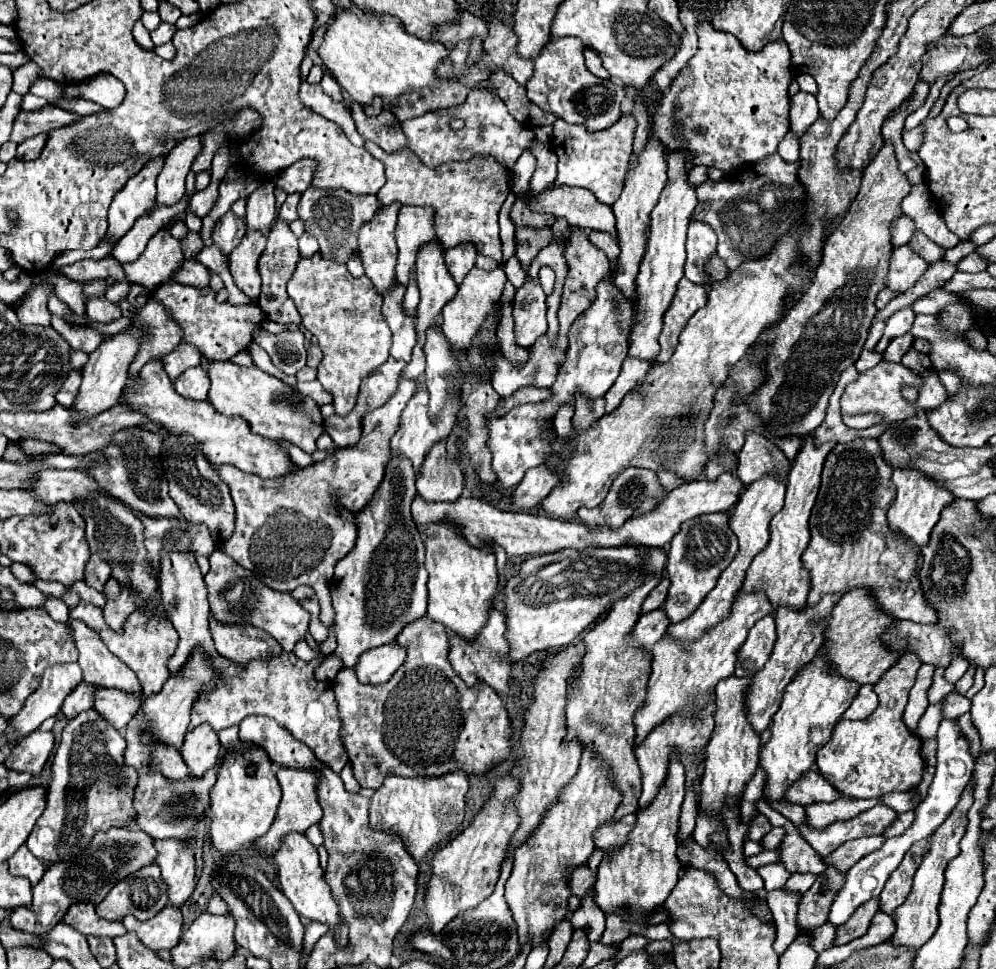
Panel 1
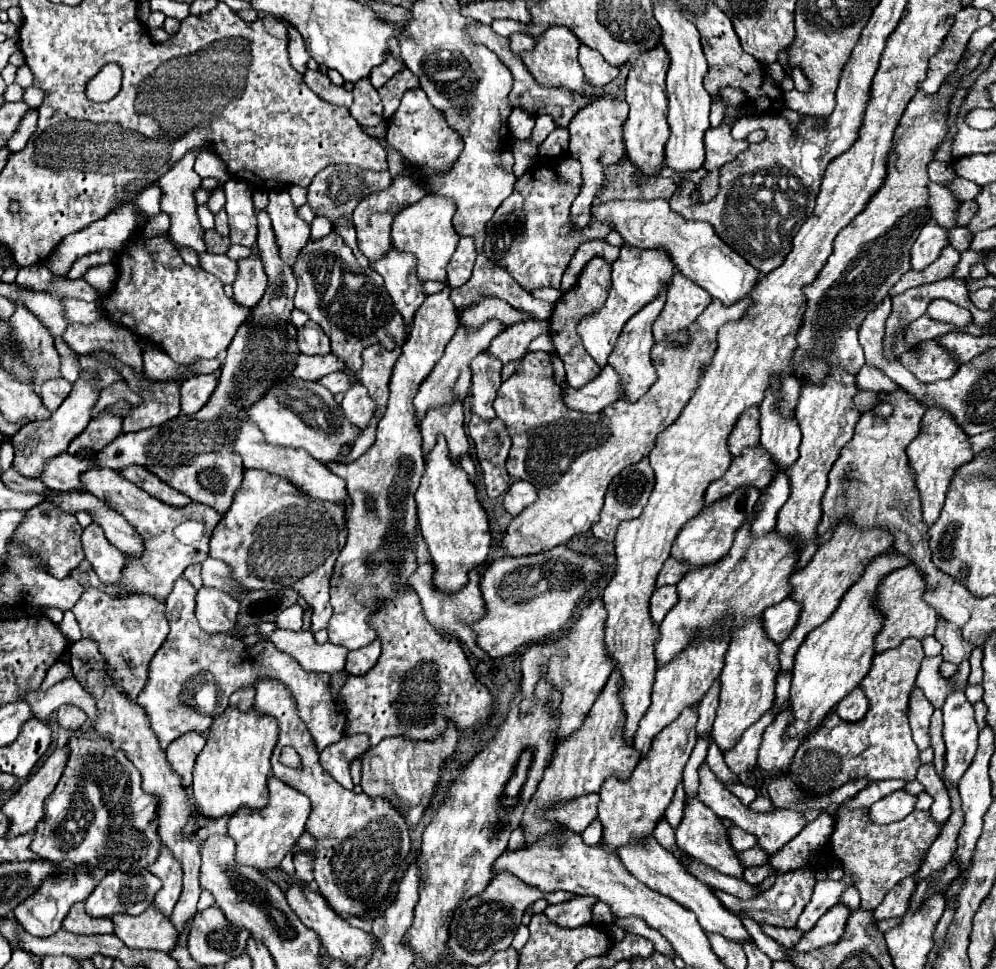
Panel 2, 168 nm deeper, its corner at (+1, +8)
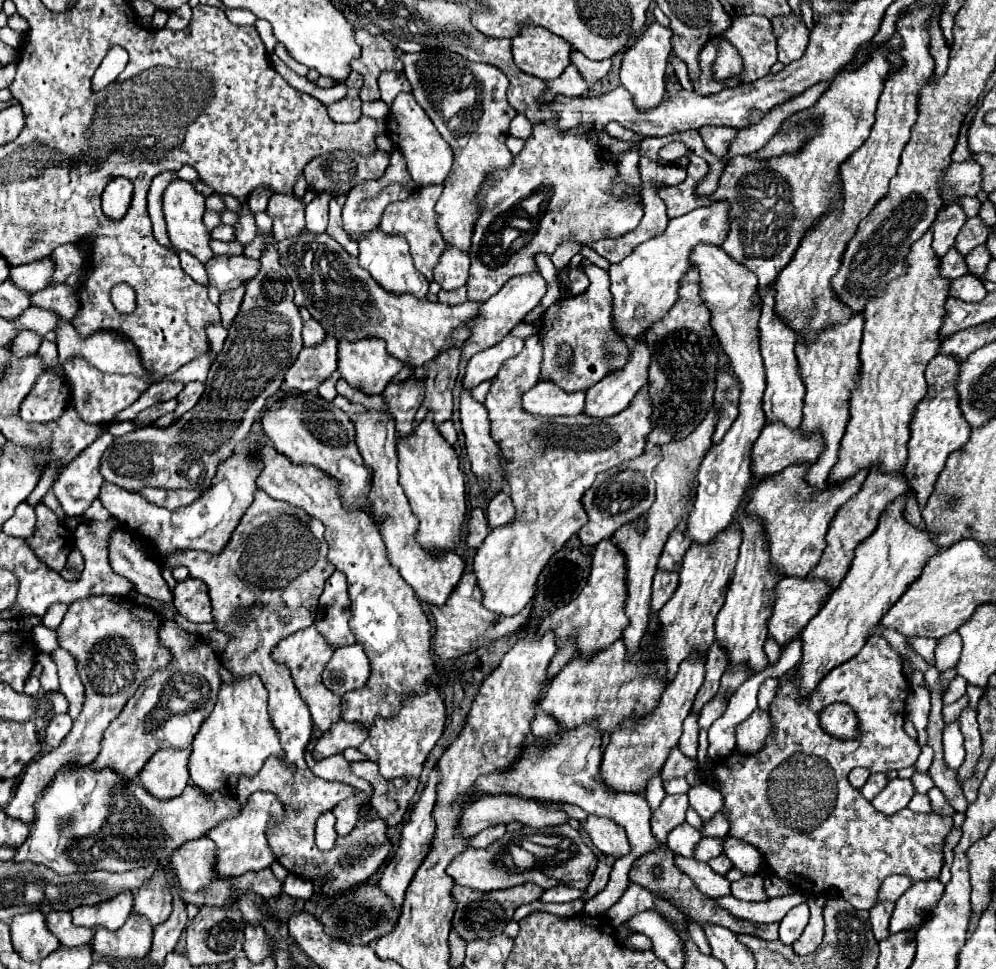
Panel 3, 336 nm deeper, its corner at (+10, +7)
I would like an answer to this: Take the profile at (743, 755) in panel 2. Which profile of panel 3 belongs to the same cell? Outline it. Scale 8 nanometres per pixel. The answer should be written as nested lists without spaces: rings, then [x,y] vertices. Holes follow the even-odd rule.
[[[766,679],[762,685],[760,685],[760,691],[758,691],[758,709],[764,709],[768,711],[774,697],[776,697],[776,689],[778,689],[778,679]]]

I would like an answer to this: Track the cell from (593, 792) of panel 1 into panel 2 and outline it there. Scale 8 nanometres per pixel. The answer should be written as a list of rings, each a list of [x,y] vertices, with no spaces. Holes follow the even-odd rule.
[[[613,670],[609,676],[607,684],[603,686],[601,694],[593,702],[593,708],[589,710],[585,722],[571,732],[567,738],[559,740],[553,756],[545,768],[545,774],[531,796],[525,814],[523,814],[523,826],[525,826],[525,842],[541,840],[541,836],[551,834],[553,830],[563,830],[557,824],[545,824],[545,820],[533,820],[533,812],[537,808],[545,808],[545,804],[557,802],[557,800],[571,800],[575,796],[583,796],[589,792],[599,792],[601,784],[605,782],[607,776],[619,774],[621,778],[627,778],[629,772],[635,768],[637,760],[641,758],[639,752],[635,750],[633,744],[627,744],[623,738],[623,728],[625,728],[625,710],[619,698],[621,690],[621,676]]]

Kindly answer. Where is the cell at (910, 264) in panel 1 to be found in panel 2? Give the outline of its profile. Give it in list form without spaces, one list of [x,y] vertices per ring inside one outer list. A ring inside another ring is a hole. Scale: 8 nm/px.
[[[931,220],[921,230],[921,236],[913,246],[913,260],[911,260],[913,270],[921,270],[933,264],[945,246],[949,246],[949,230],[941,228],[937,220]]]

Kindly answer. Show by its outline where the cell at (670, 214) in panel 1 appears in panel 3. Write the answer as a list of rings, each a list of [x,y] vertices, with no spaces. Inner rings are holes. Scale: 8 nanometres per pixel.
[[[644,331],[642,335],[638,335],[634,347],[628,353],[628,365],[624,365],[624,369],[620,369],[616,373],[610,373],[608,377],[600,379],[596,385],[592,385],[592,389],[588,389],[584,413],[588,413],[590,417],[612,417],[612,415],[624,411],[630,405],[630,401],[634,399],[634,395],[638,393],[638,389],[648,385],[648,365],[650,365],[650,349],[648,349],[646,331]]]

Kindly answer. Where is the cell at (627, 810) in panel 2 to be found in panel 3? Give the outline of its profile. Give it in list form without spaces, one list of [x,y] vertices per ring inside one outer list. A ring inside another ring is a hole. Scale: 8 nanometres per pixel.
[[[690,657],[682,661],[678,675],[664,689],[658,707],[640,723],[626,721],[618,731],[612,733],[612,739],[604,751],[600,777],[612,793],[644,793],[648,781],[662,771],[668,753],[678,745],[682,733],[682,721],[688,717],[696,693],[704,681],[704,657]]]

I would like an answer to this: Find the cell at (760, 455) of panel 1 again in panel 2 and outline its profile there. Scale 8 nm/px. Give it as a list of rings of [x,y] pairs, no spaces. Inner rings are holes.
[[[749,406],[737,418],[737,424],[727,442],[729,442],[731,456],[739,456],[745,446],[759,444],[759,410],[757,410],[757,406]]]

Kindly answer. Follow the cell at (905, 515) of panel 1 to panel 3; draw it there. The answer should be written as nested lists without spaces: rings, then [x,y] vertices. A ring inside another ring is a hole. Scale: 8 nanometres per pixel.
[[[936,355],[928,363],[928,369],[926,369],[928,393],[920,401],[920,405],[914,413],[914,419],[910,423],[912,433],[910,433],[910,441],[908,441],[908,465],[906,465],[908,473],[906,473],[906,477],[908,477],[908,485],[918,495],[920,509],[924,509],[928,497],[932,495],[934,483],[936,483],[940,471],[944,469],[948,455],[954,453],[956,449],[960,449],[962,445],[966,445],[966,441],[972,433],[966,419],[962,417],[960,407],[958,407],[958,395],[954,389],[956,375],[958,375],[958,361],[954,357]]]

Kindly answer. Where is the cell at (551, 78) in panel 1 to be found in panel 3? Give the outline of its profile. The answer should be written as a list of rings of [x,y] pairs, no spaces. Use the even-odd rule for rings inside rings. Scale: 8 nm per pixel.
[[[524,27],[520,35],[512,39],[512,55],[514,55],[514,63],[518,65],[518,69],[542,81],[552,81],[560,77],[564,67],[570,65],[570,53],[572,53],[572,45],[544,27]]]

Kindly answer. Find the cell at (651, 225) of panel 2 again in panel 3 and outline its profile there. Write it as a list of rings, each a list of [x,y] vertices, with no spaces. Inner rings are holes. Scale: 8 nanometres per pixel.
[[[700,243],[700,245],[696,245],[696,249],[692,249],[690,263],[700,273],[700,297],[704,299],[704,303],[708,305],[708,309],[712,313],[710,325],[712,325],[724,353],[728,355],[728,359],[732,363],[732,371],[738,377],[740,387],[742,387],[738,419],[728,429],[722,443],[714,445],[706,453],[706,457],[700,465],[700,473],[698,473],[700,485],[698,485],[696,501],[694,501],[694,509],[690,511],[690,517],[688,517],[686,537],[692,543],[706,545],[734,521],[740,503],[746,499],[748,483],[752,477],[750,447],[752,447],[756,435],[760,435],[760,429],[766,425],[764,413],[760,409],[766,383],[764,383],[762,357],[760,357],[760,349],[758,349],[760,309],[752,307],[752,295],[756,293],[756,287],[758,287],[756,275],[748,273],[748,269],[744,269],[744,265],[736,265],[736,261],[732,261],[728,257],[728,253],[724,253],[722,247],[708,245],[708,243]]]

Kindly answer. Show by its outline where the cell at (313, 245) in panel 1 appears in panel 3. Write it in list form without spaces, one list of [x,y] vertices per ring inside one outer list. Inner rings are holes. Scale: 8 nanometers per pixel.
[[[322,193],[314,197],[312,203],[306,205],[306,229],[310,233],[324,233],[328,225],[328,201],[332,197],[328,193]]]

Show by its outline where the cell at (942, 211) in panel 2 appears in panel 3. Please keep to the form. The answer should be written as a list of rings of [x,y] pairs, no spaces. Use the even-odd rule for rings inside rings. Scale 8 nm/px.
[[[958,197],[958,199],[954,199],[952,203],[958,203],[958,205],[964,209],[966,217],[976,217],[976,215],[978,215],[980,201],[978,201],[976,197]]]

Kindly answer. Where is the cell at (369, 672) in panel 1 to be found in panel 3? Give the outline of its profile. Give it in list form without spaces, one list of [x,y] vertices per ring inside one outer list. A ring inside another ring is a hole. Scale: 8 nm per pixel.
[[[358,643],[336,649],[322,673],[324,685],[338,695],[362,687],[368,681],[368,677],[370,661],[364,647]]]

